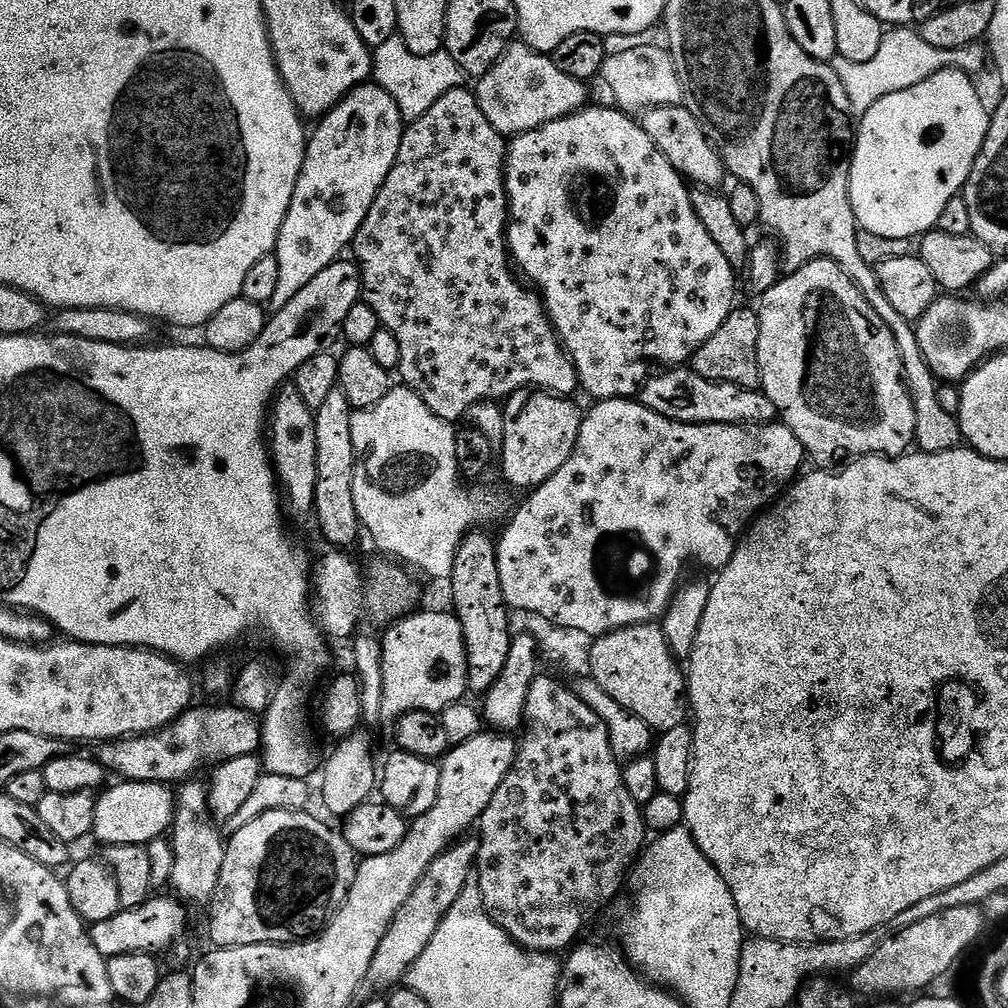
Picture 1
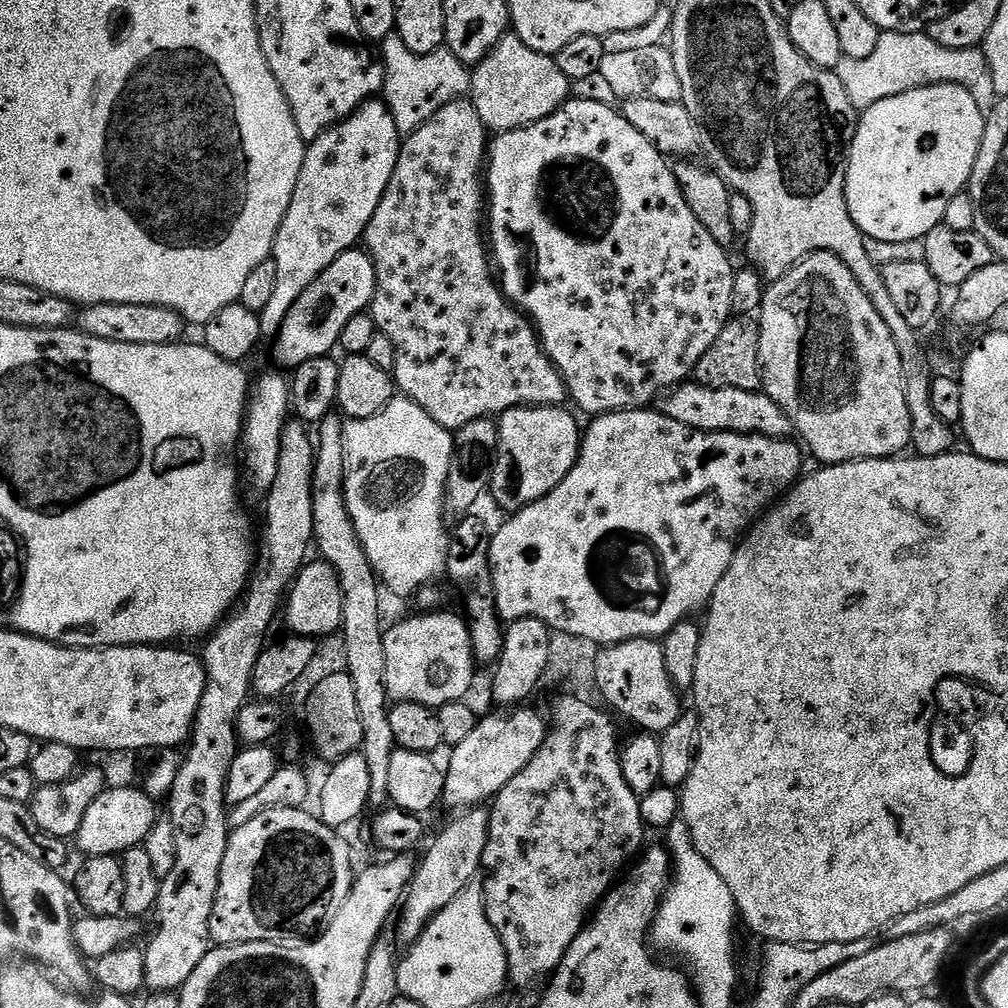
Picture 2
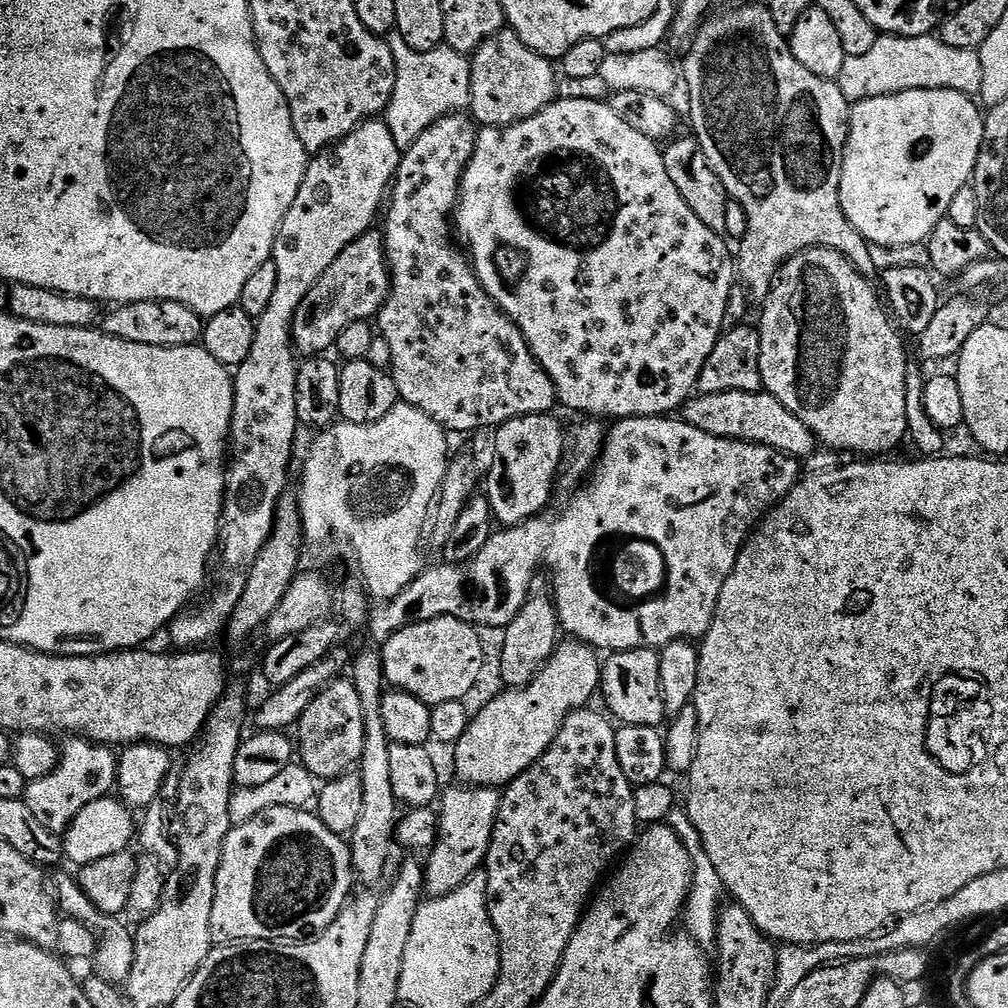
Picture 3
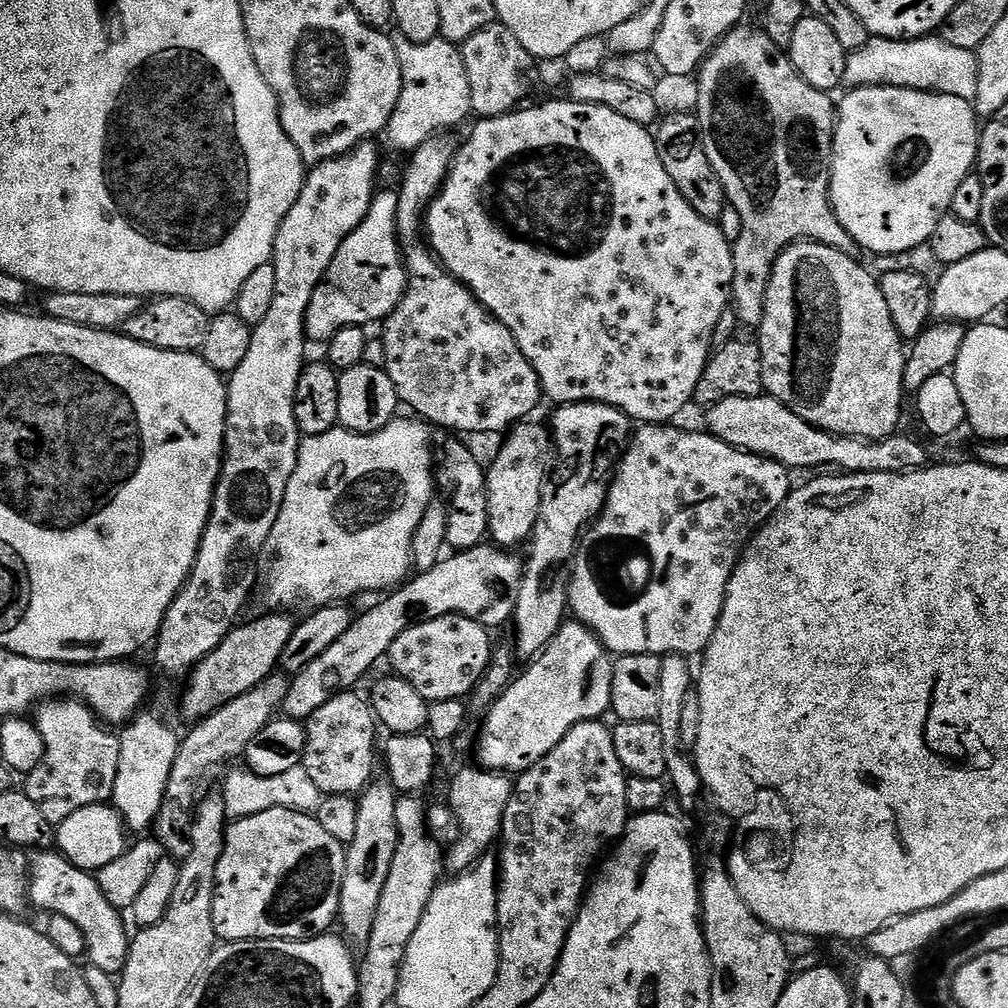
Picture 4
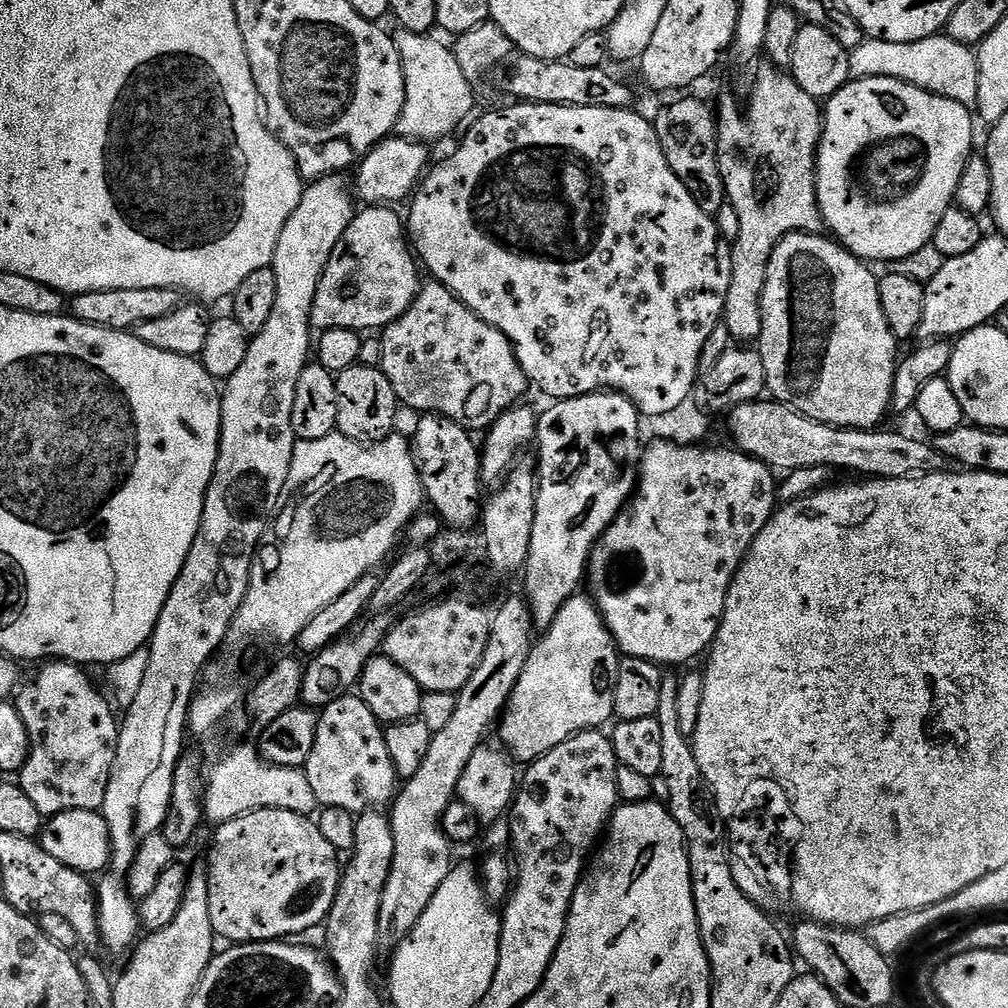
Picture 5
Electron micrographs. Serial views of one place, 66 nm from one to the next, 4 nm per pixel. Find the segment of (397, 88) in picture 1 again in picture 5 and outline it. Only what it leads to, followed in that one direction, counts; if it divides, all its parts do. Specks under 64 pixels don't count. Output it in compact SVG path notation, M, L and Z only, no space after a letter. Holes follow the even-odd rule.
M403 30L397 33L394 39L406 82L406 102L396 123L395 135L401 140L429 142L444 140L451 132L459 133L477 109L473 81L462 74L455 51L449 45L447 48L442 41L435 40L432 34Z

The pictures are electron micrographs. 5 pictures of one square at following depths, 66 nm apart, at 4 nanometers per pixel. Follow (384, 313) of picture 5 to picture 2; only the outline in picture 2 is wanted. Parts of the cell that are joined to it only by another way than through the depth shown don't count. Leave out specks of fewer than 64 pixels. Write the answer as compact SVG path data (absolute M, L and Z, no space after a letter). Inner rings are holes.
M359 247L348 249L318 277L309 288L290 306L290 314L286 314L286 322L282 322L280 333L274 338L276 344L272 352L284 370L295 370L302 362L310 362L310 358L327 356L340 343L342 329L350 318L367 313L372 306L376 293L376 275L374 262L367 251Z

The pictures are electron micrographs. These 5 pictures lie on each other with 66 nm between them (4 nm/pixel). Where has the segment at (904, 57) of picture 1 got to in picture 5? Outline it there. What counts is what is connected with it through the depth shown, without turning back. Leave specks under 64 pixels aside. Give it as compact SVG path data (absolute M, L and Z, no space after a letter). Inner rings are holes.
M946 34L922 38L918 42L882 42L866 38L848 54L850 77L898 78L910 86L918 86L930 94L950 98L959 104L975 105L978 98L978 62L969 45L954 42Z

